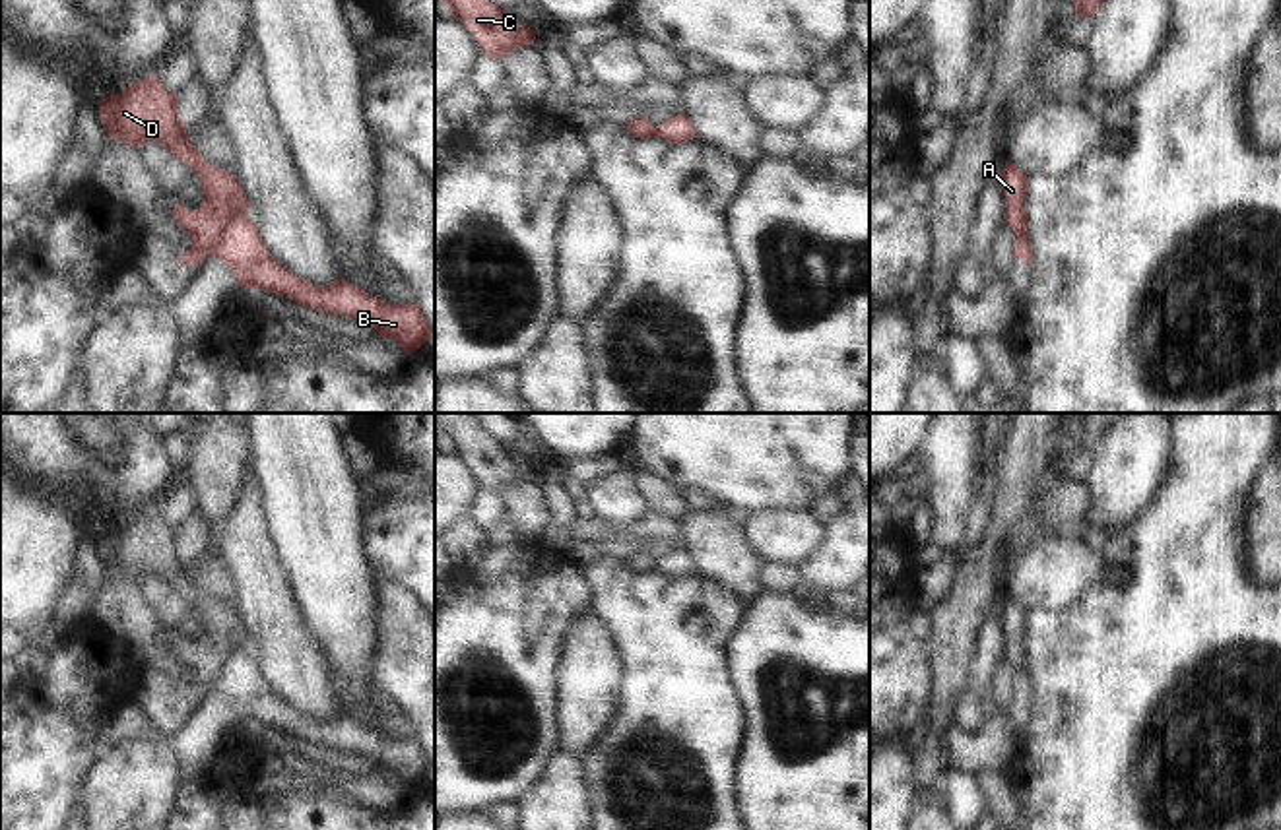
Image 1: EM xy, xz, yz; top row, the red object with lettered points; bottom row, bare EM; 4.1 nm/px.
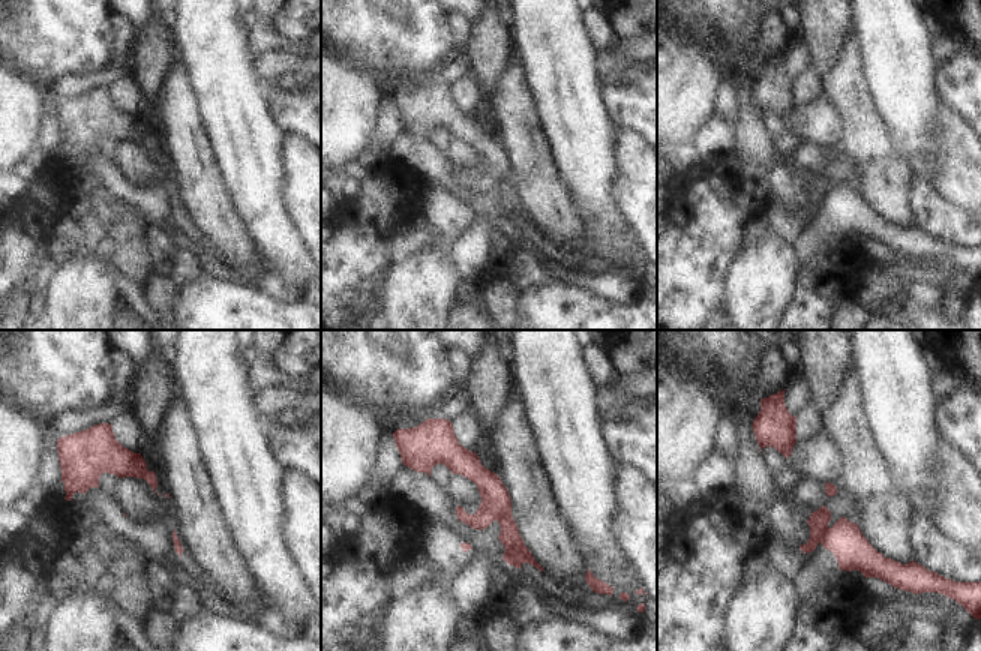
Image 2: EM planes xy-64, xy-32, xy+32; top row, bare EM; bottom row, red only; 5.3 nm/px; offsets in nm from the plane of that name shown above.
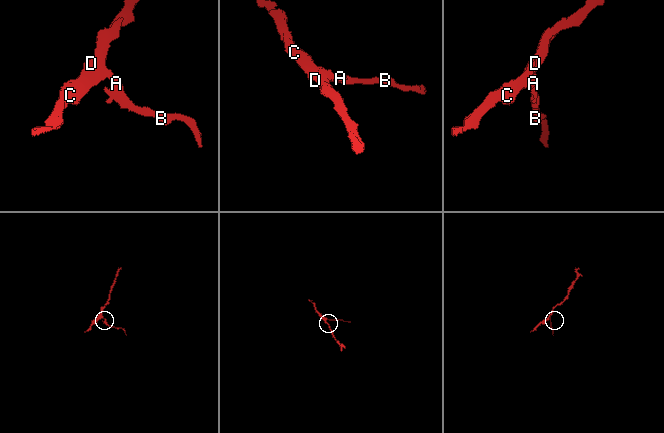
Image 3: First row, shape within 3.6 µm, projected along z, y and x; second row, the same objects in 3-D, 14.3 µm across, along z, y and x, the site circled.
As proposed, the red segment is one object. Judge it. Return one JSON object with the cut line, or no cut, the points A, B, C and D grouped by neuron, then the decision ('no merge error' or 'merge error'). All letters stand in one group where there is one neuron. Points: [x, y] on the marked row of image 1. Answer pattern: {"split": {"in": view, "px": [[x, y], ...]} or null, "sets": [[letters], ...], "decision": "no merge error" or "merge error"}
{"split": {"in": "xy", "px": [[243, 214], [235, 214], [228, 222], [228, 229], [210, 253]]}, "sets": [["A", "C", "D"], ["B"]], "decision": "merge error"}

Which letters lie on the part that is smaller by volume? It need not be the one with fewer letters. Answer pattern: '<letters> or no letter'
B

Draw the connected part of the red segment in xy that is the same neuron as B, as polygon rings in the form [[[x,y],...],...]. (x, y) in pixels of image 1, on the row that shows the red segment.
[[[233,215],[227,221],[227,231],[212,254],[231,270],[239,289],[262,289],[312,310],[361,320],[371,324],[378,337],[394,337],[408,355],[433,339],[417,303],[386,304],[345,279],[316,287],[281,268],[248,215]]]

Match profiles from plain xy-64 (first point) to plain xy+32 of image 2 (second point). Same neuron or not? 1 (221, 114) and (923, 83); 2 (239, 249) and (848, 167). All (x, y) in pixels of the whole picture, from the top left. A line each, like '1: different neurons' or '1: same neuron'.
1: same neuron
2: different neurons

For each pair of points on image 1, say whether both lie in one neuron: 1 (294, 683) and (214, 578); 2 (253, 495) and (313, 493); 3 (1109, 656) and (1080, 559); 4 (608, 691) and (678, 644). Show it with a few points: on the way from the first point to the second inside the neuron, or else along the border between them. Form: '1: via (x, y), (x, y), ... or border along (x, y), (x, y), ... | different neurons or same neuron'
1: border along (224, 559), (239, 590), (235, 607) | different neurons
2: border along (255, 476), (264, 493), (264, 509), (276, 540) | different neurons
3: border along (1103, 555), (1103, 573), (1068, 606), (1049, 611) | different neurons
4: border along (614, 635), (625, 662), (625, 693), (612, 722) | different neurons

